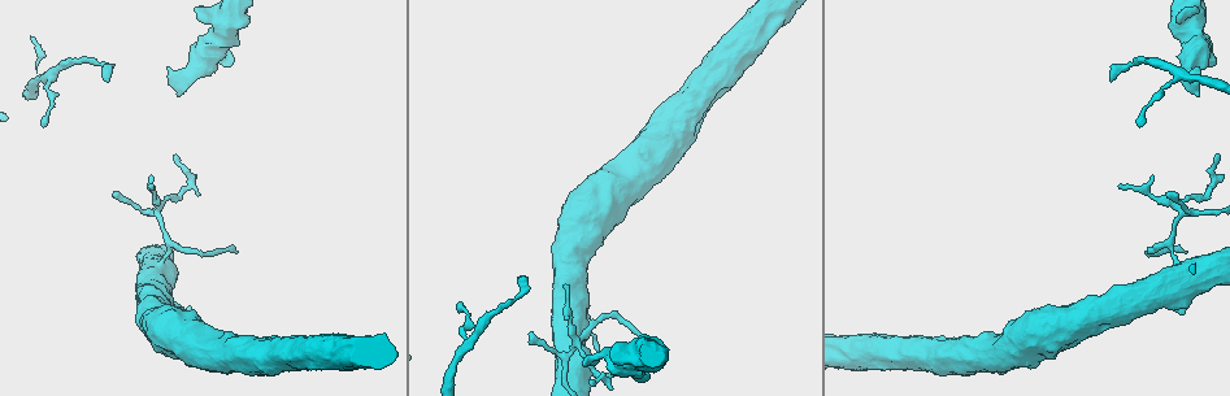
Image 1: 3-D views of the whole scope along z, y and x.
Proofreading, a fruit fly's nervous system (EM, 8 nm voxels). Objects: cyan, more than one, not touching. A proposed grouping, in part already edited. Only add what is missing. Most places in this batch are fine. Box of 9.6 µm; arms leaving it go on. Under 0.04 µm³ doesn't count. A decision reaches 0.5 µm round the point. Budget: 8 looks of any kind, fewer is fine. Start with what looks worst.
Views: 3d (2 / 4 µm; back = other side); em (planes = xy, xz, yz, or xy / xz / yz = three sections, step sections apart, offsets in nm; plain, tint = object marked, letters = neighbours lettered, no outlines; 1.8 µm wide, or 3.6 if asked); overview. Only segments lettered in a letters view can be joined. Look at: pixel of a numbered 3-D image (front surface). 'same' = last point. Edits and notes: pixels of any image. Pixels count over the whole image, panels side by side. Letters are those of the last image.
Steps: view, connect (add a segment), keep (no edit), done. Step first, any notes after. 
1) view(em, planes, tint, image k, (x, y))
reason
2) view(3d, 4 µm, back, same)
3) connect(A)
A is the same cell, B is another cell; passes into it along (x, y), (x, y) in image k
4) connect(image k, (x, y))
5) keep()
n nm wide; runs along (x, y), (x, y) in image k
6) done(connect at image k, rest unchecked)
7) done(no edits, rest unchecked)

view(3d, 4 µm, image 1, (1210, 64))
free end

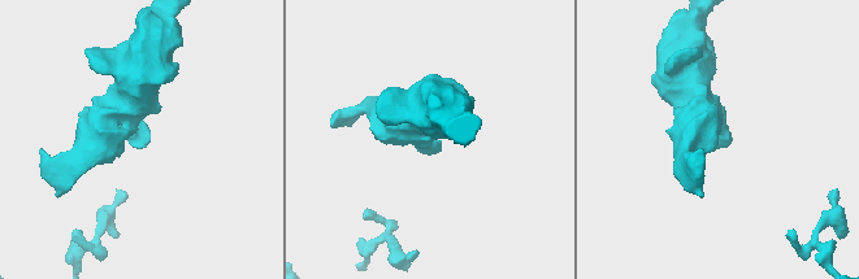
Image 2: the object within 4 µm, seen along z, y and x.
view(em, yz, step 16, tint, image 2, (719, 144))

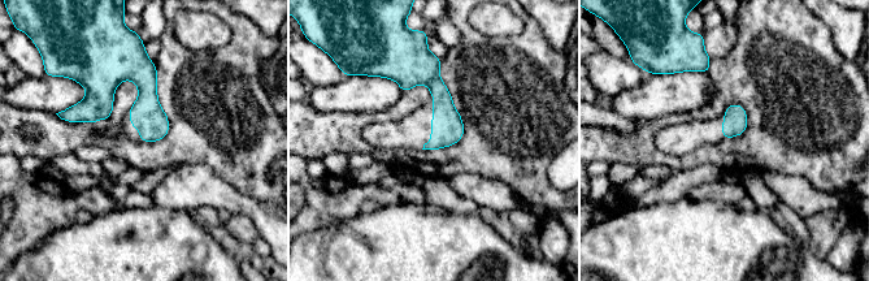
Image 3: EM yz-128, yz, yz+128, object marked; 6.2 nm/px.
view(em, planes, letters, same)

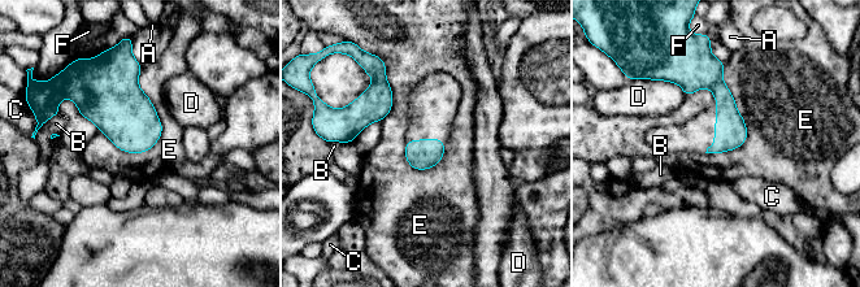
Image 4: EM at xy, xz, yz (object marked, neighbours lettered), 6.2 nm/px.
keep()
A, B, C, D, E and F are other cells; border along (140, 68), (163, 131), (129, 153) in image 4; no lettered segment goes on from it

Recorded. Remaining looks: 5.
view(3d, 4 µm, image 1, (108, 82))
branch stops here

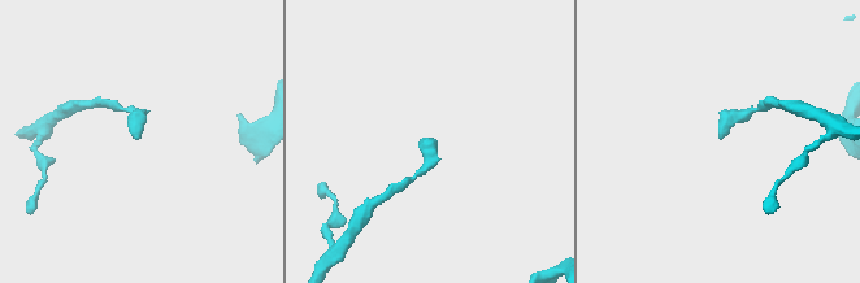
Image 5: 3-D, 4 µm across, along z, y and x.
view(em, planes, tint, image 5, (428, 140))

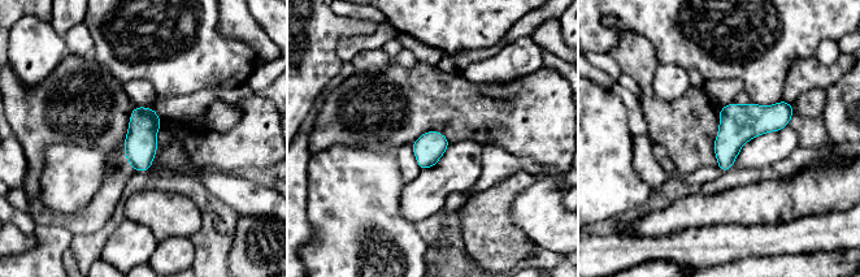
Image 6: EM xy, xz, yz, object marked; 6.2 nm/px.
view(em, planes, letters, same)
see the neighbours

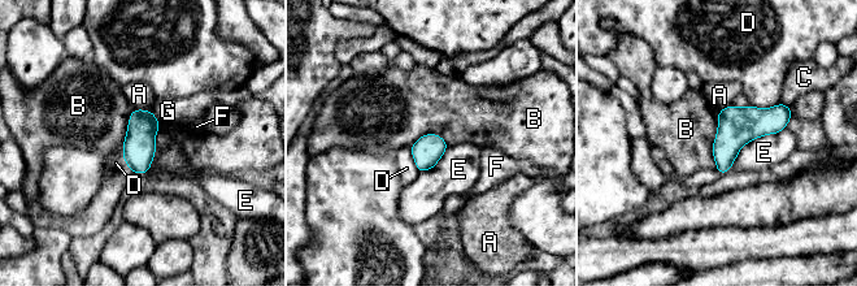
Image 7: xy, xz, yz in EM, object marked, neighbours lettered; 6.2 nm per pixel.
keep()
E touches over 420 nm; A, B, C, D, E, F and G are other cells; none of them fits

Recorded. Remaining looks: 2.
view(em, xz, step 4, letters, image 1, (41, 124))
free end

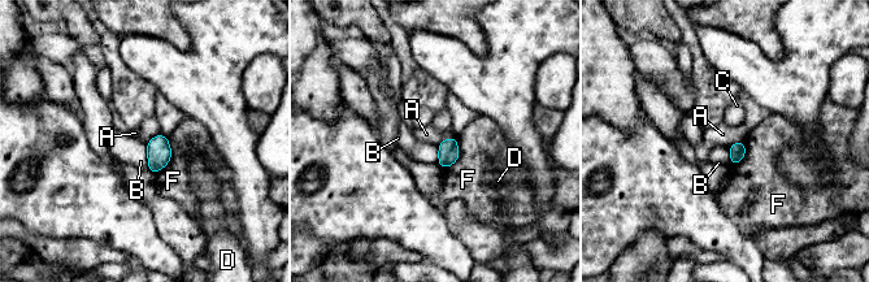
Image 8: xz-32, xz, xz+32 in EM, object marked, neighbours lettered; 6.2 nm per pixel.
view(em, planes, letters, same)
another direction

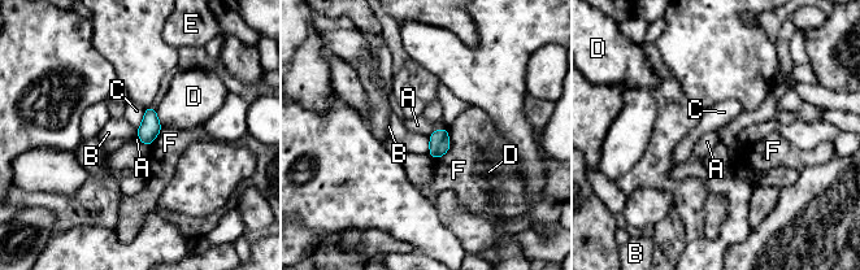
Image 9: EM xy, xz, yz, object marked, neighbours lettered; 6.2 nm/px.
keep()
120 nm wide; F touches over 240 nm; A, B, C, D, E and F are other cells; no lettered segment goes on from it

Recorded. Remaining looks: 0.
done(no edits, rest unchecked)

